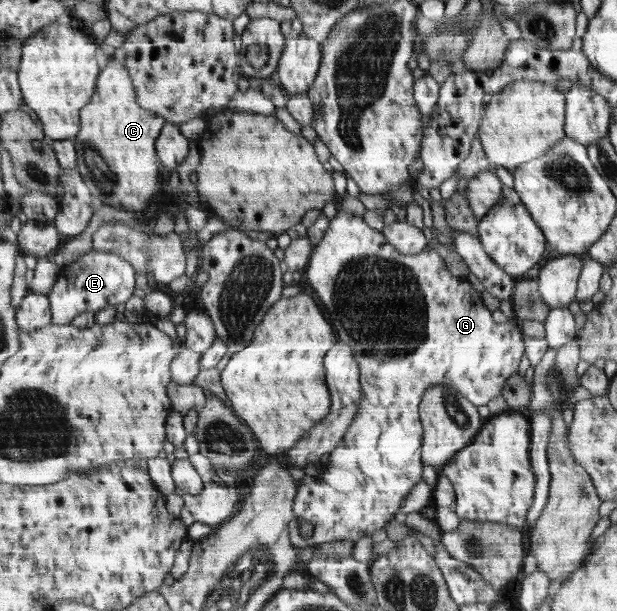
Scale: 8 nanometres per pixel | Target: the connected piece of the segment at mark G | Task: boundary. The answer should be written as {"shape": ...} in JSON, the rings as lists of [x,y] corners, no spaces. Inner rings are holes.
{"shape":[[[338,211],[330,220],[330,227],[327,229],[323,240],[319,242],[319,246],[312,250],[311,258],[308,266],[305,268],[306,280],[312,287],[314,292],[324,304],[329,313],[329,320],[333,322],[339,342],[353,346],[352,350],[356,355],[357,363],[360,367],[360,382],[362,387],[361,405],[359,411],[347,430],[345,437],[338,443],[337,448],[328,455],[327,469],[321,472],[317,478],[305,475],[299,480],[299,487],[295,500],[293,500],[293,514],[295,518],[289,524],[289,534],[293,545],[299,548],[307,548],[307,546],[317,546],[323,543],[333,541],[353,541],[357,542],[363,538],[363,535],[372,535],[373,532],[384,528],[385,524],[393,517],[400,517],[399,506],[407,494],[413,490],[413,486],[423,480],[424,476],[424,461],[422,458],[422,444],[424,439],[424,427],[420,420],[420,404],[424,393],[428,388],[439,384],[447,384],[456,390],[459,390],[471,403],[475,406],[485,406],[491,400],[501,395],[501,390],[505,388],[507,379],[512,378],[512,374],[516,373],[521,358],[525,352],[525,334],[522,332],[520,322],[516,320],[507,320],[504,323],[497,323],[493,320],[493,314],[487,310],[487,306],[483,304],[481,293],[473,288],[473,284],[465,280],[463,277],[455,277],[441,254],[437,252],[437,246],[430,245],[423,252],[414,255],[403,254],[393,246],[393,243],[387,241],[387,237],[383,231],[374,229],[369,226],[361,215],[353,215],[344,211]],[[301,520],[312,524],[312,535],[307,538],[301,534]]]}

